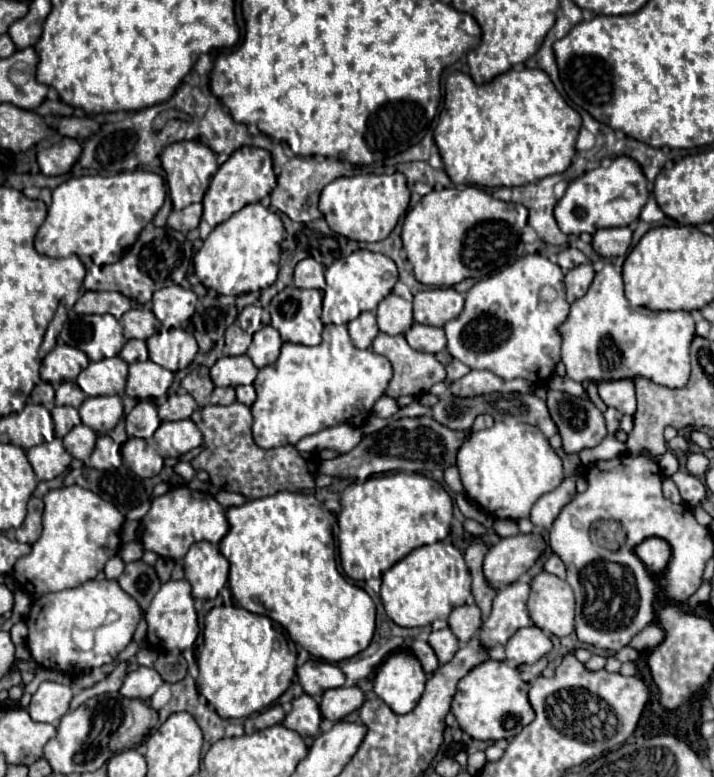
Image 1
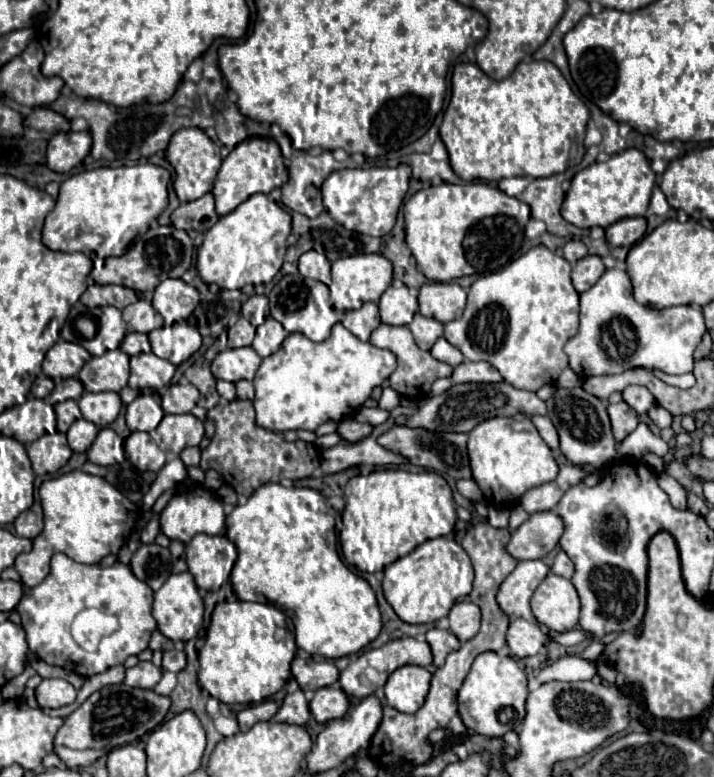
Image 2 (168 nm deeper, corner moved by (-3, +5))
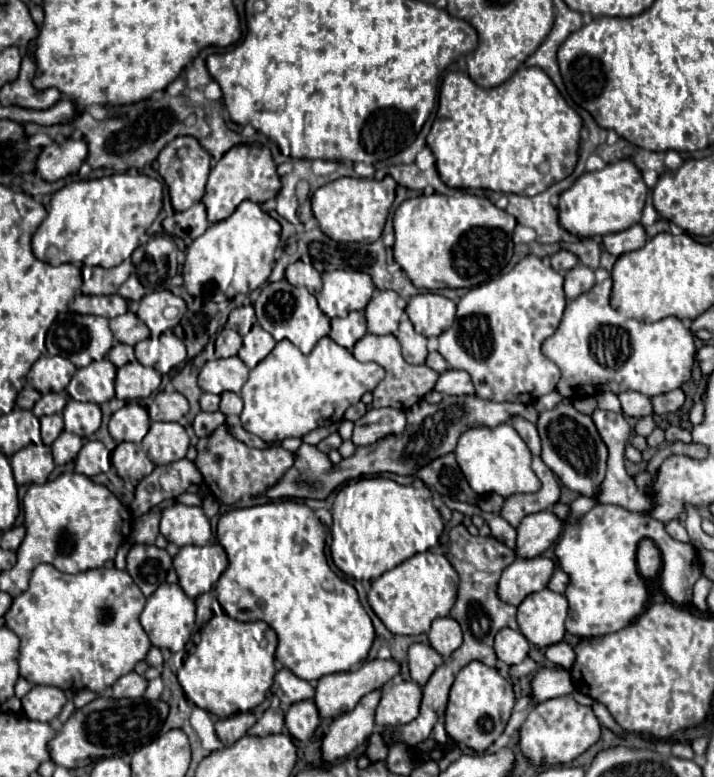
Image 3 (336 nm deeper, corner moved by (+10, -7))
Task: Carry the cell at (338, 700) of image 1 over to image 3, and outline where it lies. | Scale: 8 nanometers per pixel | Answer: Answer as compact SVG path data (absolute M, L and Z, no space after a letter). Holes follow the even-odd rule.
M314 701L294 703L286 713L286 727L298 741L310 741L316 727L320 725L320 713Z

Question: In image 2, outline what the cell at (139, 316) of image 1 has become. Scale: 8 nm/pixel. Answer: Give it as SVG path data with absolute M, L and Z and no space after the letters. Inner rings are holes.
M139 299L137 303L123 309L123 319L131 331L139 331L139 333L151 333L153 329L163 327L163 317L159 317L153 305L145 299Z

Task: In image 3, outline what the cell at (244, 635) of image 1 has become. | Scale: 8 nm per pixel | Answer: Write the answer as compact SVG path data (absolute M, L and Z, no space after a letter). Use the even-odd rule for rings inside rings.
M226 613L212 617L200 631L200 643L196 645L196 651L184 659L184 665L178 671L178 681L186 697L196 707L210 711L216 717L244 713L260 705L272 687L276 673L276 637L272 637L272 645L266 645L264 634L268 628L263 621L236 621Z

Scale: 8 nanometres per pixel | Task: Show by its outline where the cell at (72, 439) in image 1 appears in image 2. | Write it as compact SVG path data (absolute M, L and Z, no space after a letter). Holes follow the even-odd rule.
M77 419L67 431L69 445L75 453L87 451L95 437L97 437L97 427L91 425L91 421L87 421L87 419Z

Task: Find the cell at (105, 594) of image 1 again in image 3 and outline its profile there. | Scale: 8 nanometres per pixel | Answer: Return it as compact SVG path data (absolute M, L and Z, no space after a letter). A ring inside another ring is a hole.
M38 565L30 587L4 615L6 627L20 639L20 675L32 685L56 685L64 691L86 687L104 693L150 649L150 639L138 621L144 603L142 591L126 571L102 567L66 575L52 565Z

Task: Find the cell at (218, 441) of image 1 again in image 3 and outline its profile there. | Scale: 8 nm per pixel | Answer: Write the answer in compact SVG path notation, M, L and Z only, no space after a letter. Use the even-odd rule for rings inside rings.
M228 423L220 425L214 433L208 437L202 437L196 445L198 457L194 461L196 469L200 471L202 479L212 495L224 503L224 505L234 505L240 501L244 495L262 495L270 487L282 481L284 473L294 465L294 453L278 447L278 449L252 449L242 445L232 433Z

